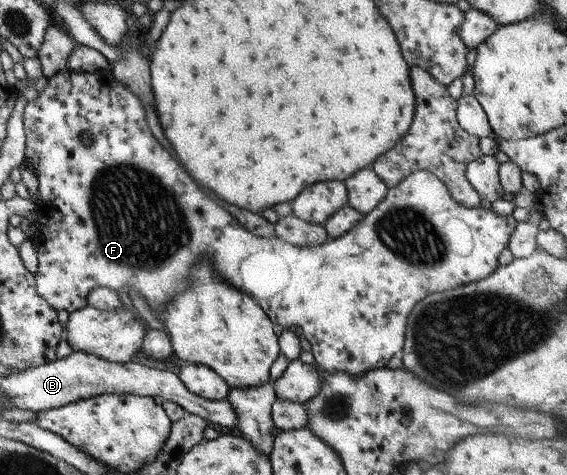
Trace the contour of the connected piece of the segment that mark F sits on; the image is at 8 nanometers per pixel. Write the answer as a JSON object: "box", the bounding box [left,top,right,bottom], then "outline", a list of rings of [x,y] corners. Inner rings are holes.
{"box":[23,68,516,376],"outline":[[[107,68],[97,72],[84,73],[72,72],[64,69],[51,78],[47,79],[46,87],[43,91],[37,92],[37,98],[26,104],[23,116],[23,132],[25,135],[24,163],[32,168],[34,176],[38,182],[38,201],[36,202],[36,212],[38,213],[35,222],[36,232],[31,236],[30,242],[34,246],[37,268],[34,272],[34,283],[36,294],[48,302],[48,306],[54,308],[54,311],[64,310],[70,313],[79,308],[87,306],[86,296],[88,292],[95,287],[108,288],[116,292],[124,292],[128,295],[128,287],[134,288],[141,296],[150,310],[154,312],[164,312],[166,306],[170,306],[172,296],[184,292],[188,288],[188,266],[196,262],[198,256],[210,256],[212,262],[212,274],[224,280],[224,284],[230,284],[236,288],[236,292],[242,292],[250,296],[254,303],[268,316],[271,324],[277,324],[284,329],[297,331],[306,342],[310,344],[310,352],[314,357],[315,365],[328,372],[346,372],[348,376],[364,376],[364,372],[370,372],[378,368],[384,368],[388,365],[390,358],[403,351],[405,340],[405,326],[408,314],[414,309],[414,306],[423,300],[428,294],[440,293],[465,286],[467,283],[474,283],[483,280],[497,268],[499,254],[504,248],[507,248],[509,237],[512,236],[512,230],[516,228],[516,222],[511,215],[499,216],[494,210],[480,208],[463,208],[460,204],[450,198],[444,184],[438,180],[434,174],[426,170],[418,170],[413,174],[408,174],[396,186],[388,189],[384,199],[376,204],[372,211],[364,215],[358,224],[354,224],[342,236],[336,239],[329,239],[327,243],[319,246],[292,246],[276,236],[260,238],[242,228],[238,220],[222,210],[218,204],[214,204],[202,190],[194,186],[194,182],[188,178],[188,174],[168,156],[168,152],[152,136],[144,118],[142,104],[136,99],[136,96],[130,90],[118,83]],[[172,228],[174,228],[174,240],[176,240],[176,252],[172,256]]]}

